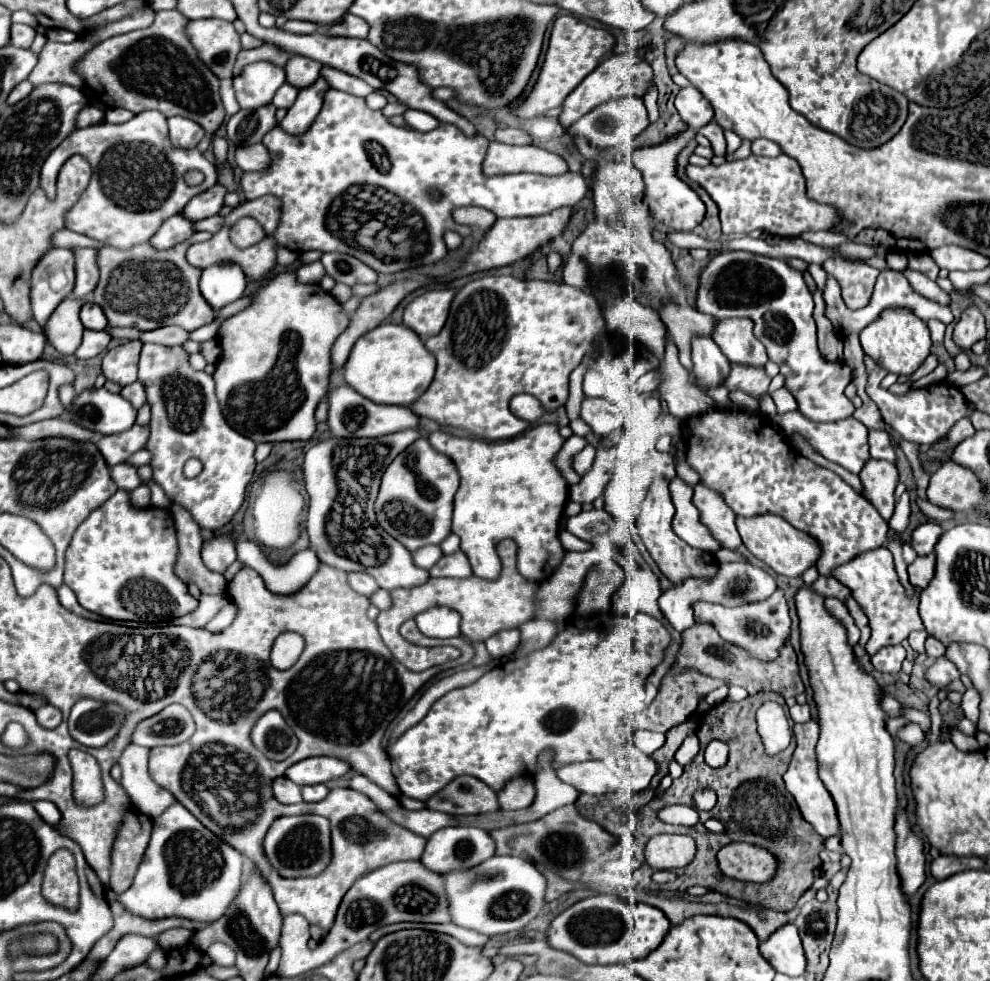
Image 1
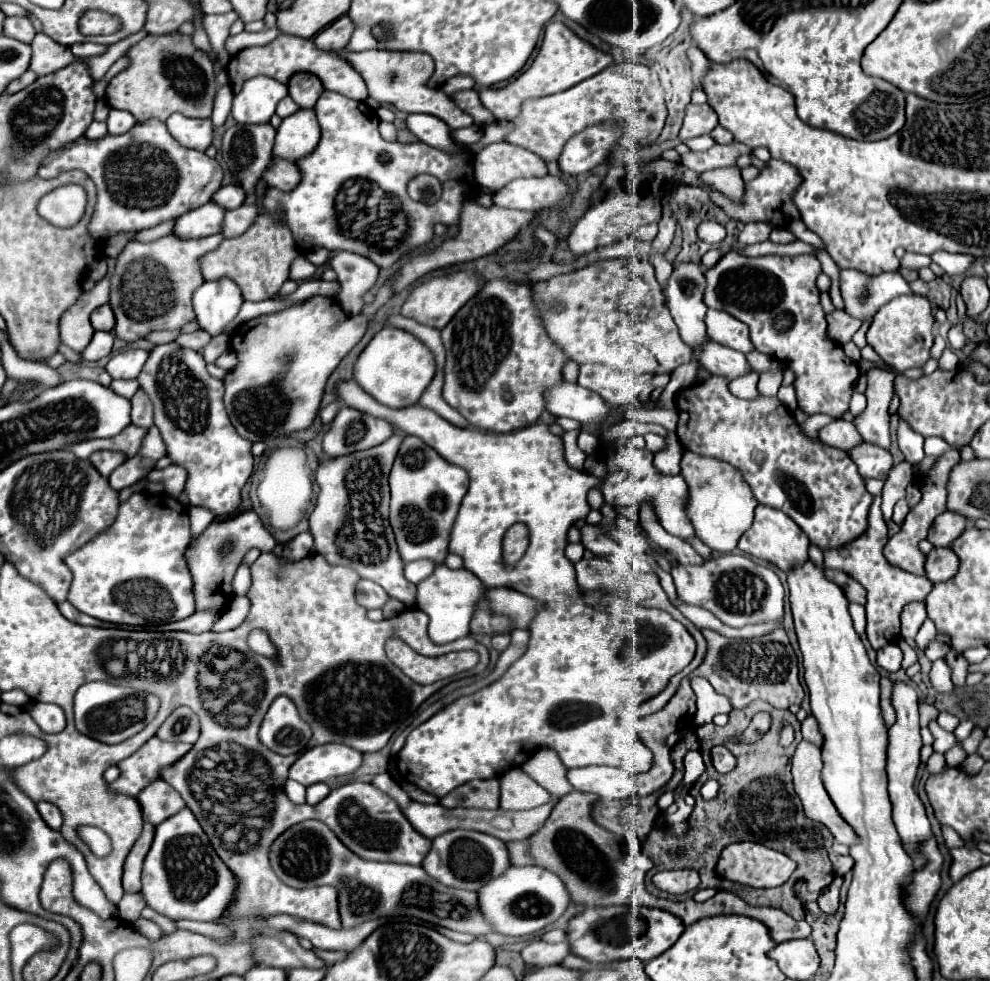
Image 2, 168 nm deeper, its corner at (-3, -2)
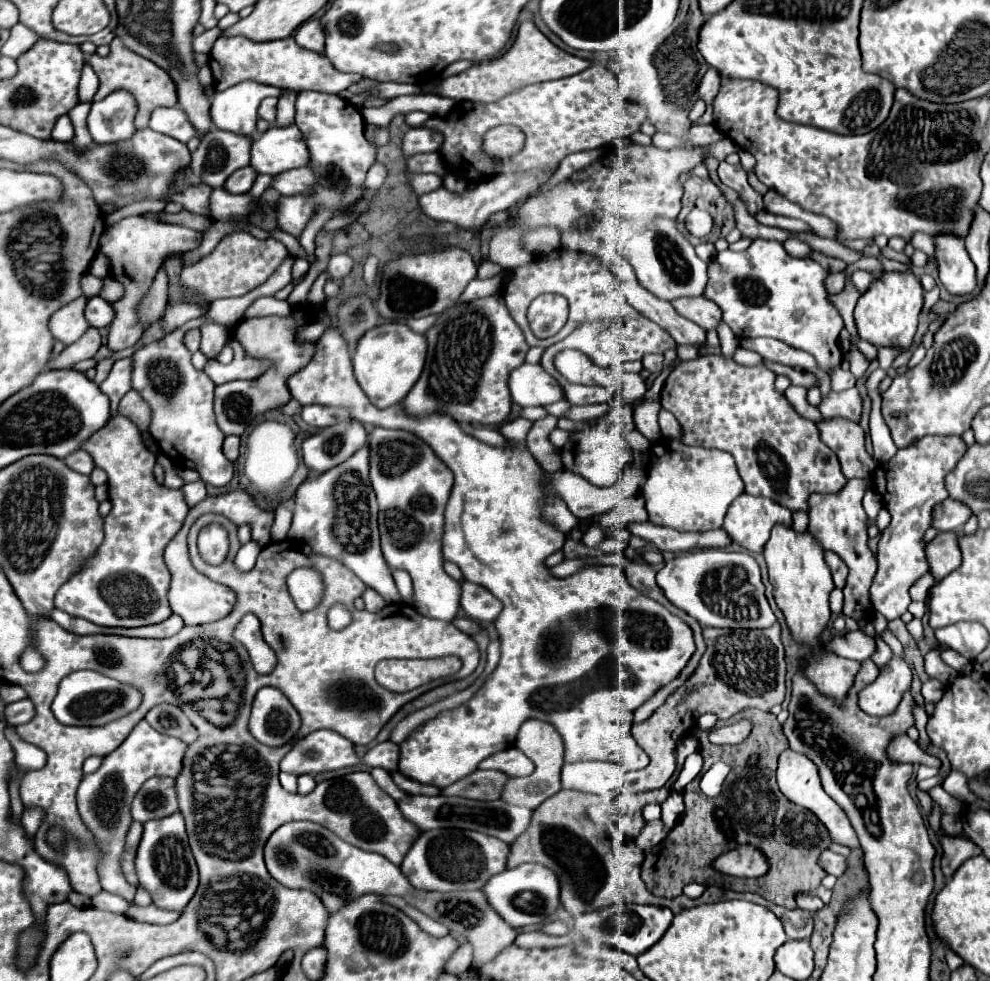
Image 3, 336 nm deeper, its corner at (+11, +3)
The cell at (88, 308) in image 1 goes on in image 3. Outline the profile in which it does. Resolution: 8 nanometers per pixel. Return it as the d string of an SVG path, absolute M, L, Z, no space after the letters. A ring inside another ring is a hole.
M91 297L87 301L87 307L85 307L85 319L89 321L91 327L95 329L103 329L103 327L109 327L111 321L115 317L115 311L113 311L113 305L109 301L105 301L103 297Z

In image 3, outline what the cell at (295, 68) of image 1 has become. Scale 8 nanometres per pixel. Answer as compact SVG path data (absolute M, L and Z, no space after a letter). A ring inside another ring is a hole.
M285 91L279 97L275 125L293 125L293 119L295 119L295 97L297 95L293 91Z

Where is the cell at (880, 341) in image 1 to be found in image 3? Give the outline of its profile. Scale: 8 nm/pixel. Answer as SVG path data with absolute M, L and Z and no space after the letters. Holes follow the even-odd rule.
M885 271L881 279L873 281L871 287L859 297L855 305L855 323L861 339L867 339L875 347L909 347L917 333L917 317L923 309L923 287L919 279L907 273Z

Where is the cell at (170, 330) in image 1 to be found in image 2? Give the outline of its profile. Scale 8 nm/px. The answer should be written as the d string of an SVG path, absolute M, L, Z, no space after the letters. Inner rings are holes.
M195 330L195 332L191 332L191 334L177 336L175 342L177 342L179 346L183 346L183 348L199 350L199 348L203 348L203 346L209 342L209 338L211 338L211 336L209 336L207 332L203 332L203 330Z

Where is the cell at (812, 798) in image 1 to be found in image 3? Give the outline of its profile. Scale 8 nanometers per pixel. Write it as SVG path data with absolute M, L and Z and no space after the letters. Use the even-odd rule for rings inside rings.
M791 749L783 751L781 757L779 757L777 783L779 783L781 793L785 793L787 799L791 799L793 803L797 803L797 805L801 805L801 807L805 807L805 809L809 809L809 811L813 811L813 813L823 821L823 825L829 829L831 839L833 839L835 843L847 845L847 847L851 847L851 849L857 849L857 847L859 847L859 839L857 839L857 835L855 835L855 829L851 827L851 823L849 823L845 811L823 791L821 781L819 781L817 767L815 767L815 763L813 763L809 757L801 755L801 753L795 753L795 751L791 751Z

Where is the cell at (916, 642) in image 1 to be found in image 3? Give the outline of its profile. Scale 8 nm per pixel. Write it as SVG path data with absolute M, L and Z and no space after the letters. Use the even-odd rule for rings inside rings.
M959 435L921 437L917 443L899 449L887 463L879 465L879 469L885 471L885 487L879 487L879 477L875 471L873 489L883 497L883 507L889 511L891 523L881 531L877 555L879 569L869 593L873 609L887 619L897 619L907 611L911 603L909 587L929 571L923 535L931 527L933 507L949 497L945 489L945 475L953 471L965 451L967 445Z

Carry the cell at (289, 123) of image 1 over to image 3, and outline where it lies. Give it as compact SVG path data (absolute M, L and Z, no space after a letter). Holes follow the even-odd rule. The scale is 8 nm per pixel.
M297 125L271 127L269 131L261 133L251 143L251 167L255 167L257 173L279 175L281 171L289 171L289 169L297 169L297 167L305 167L305 165L309 165L309 149L307 149L307 143L303 141L303 135Z

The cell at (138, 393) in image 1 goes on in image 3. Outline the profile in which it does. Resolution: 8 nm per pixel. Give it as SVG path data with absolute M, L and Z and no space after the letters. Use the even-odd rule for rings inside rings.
M133 389L121 399L121 403L119 403L119 413L125 415L127 419L131 419L143 433L149 431L149 419L151 419L149 405L147 405L145 399L141 399Z

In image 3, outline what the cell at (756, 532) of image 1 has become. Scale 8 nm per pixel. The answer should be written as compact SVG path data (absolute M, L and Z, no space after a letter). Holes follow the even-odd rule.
M741 493L729 505L723 529L737 545L761 553L775 523L791 525L791 511L773 499Z

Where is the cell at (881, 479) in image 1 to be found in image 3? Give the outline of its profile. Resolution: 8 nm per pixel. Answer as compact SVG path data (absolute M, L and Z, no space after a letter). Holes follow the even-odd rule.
M823 419L817 423L817 427L821 441L829 445L829 449L833 449L833 453L839 457L841 471L847 479L871 477L877 463L865 451L865 437L859 423L849 419Z

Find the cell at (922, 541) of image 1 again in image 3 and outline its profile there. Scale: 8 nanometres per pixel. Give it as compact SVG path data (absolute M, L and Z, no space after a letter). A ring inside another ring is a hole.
M945 499L933 509L933 527L937 527L939 531L961 531L971 515L973 513L969 507L965 507L965 503Z

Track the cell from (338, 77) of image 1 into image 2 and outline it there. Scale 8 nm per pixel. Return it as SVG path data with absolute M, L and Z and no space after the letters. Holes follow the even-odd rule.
M281 34L273 42L269 42L267 46L255 46L255 48L241 50L237 56L231 58L227 72L229 72L229 82L231 82L231 88L235 94L241 90L245 80L259 76L259 74L271 76L271 78L287 84L291 74L311 72L311 74L319 76L325 90L339 92L339 94L353 98L353 100L359 100L359 102L367 100L367 96L369 96L361 74L353 66L349 66L343 58L339 58L335 52L325 52L325 50L315 48L315 44L307 38L299 38L299 36L291 36L291 34Z

